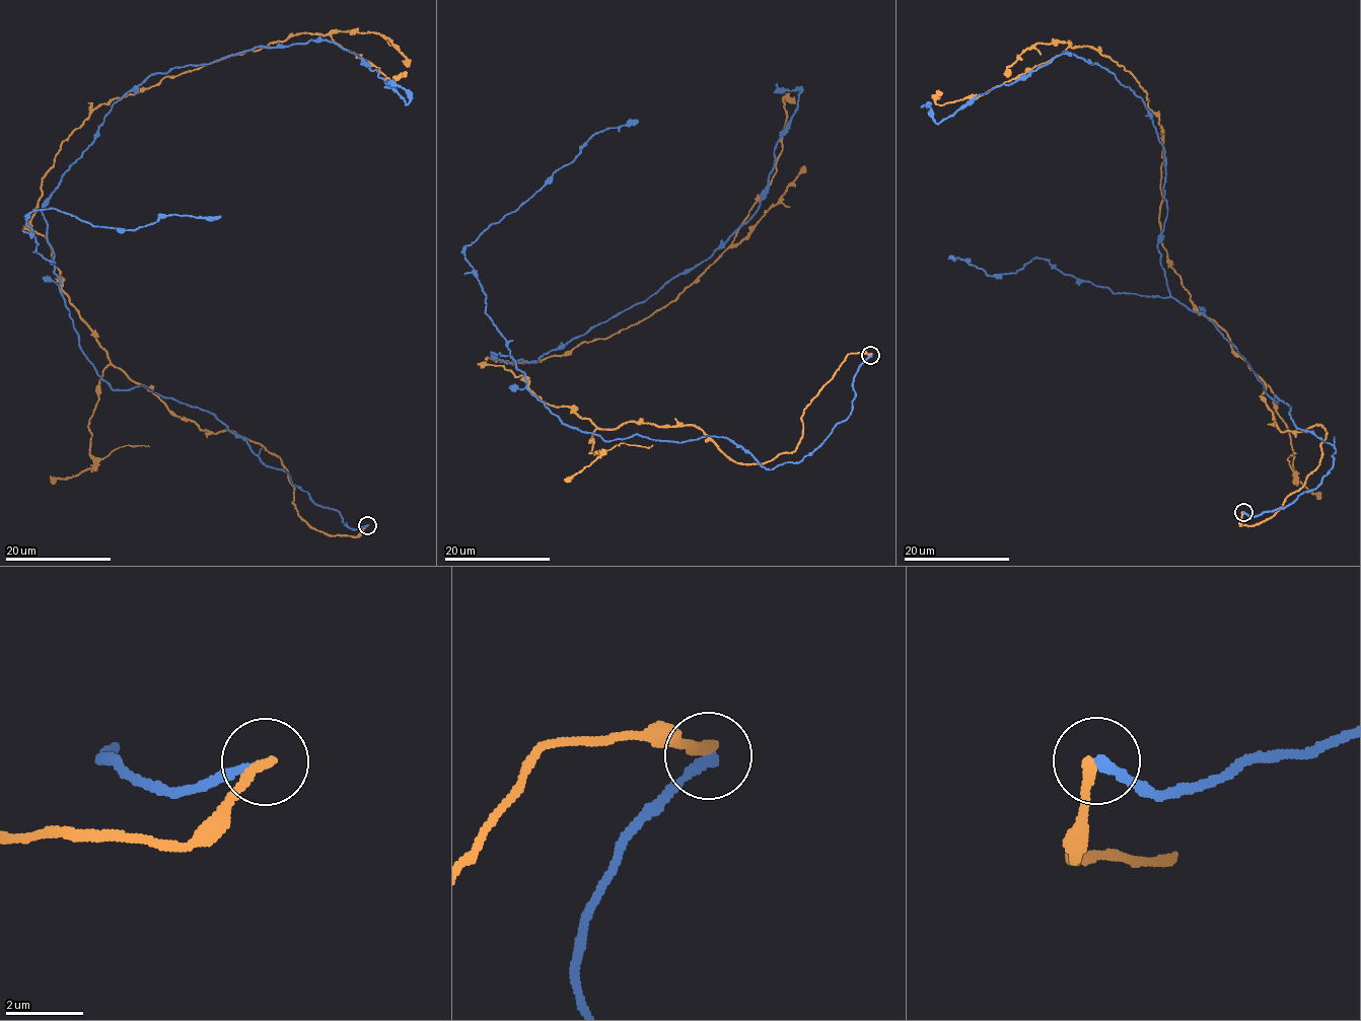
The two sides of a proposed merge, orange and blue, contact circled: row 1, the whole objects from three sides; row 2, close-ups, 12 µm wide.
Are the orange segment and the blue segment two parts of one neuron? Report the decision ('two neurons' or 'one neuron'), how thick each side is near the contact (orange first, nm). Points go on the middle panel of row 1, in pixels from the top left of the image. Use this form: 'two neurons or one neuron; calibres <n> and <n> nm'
two neurons; calibres 280 and 240 nm

